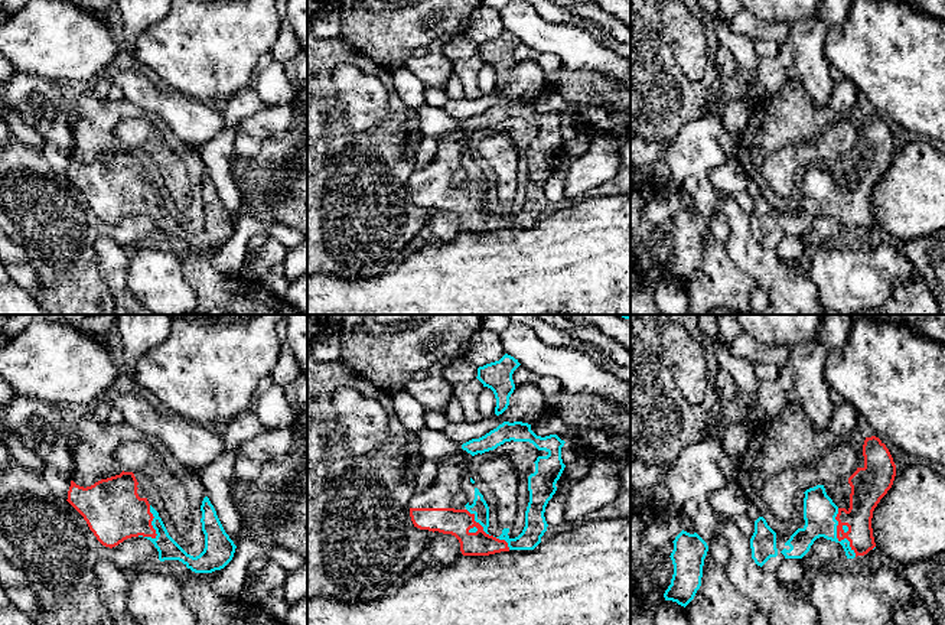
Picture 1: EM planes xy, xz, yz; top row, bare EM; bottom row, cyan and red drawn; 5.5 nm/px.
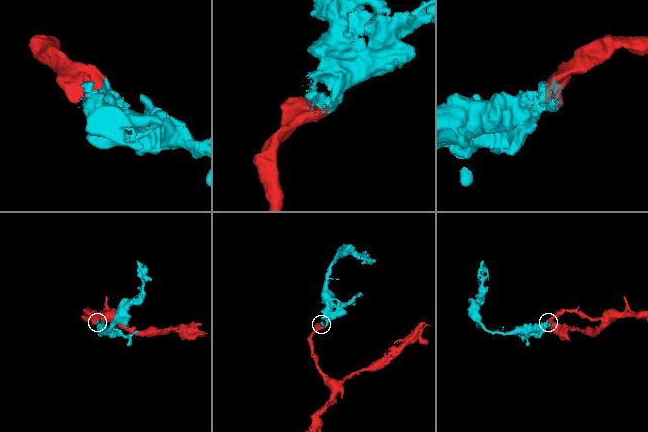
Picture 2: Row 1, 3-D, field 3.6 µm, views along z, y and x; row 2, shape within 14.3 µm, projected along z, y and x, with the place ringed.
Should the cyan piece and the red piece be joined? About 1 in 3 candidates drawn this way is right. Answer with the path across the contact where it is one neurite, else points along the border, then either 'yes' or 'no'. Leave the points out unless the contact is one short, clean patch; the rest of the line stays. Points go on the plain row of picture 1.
yes

